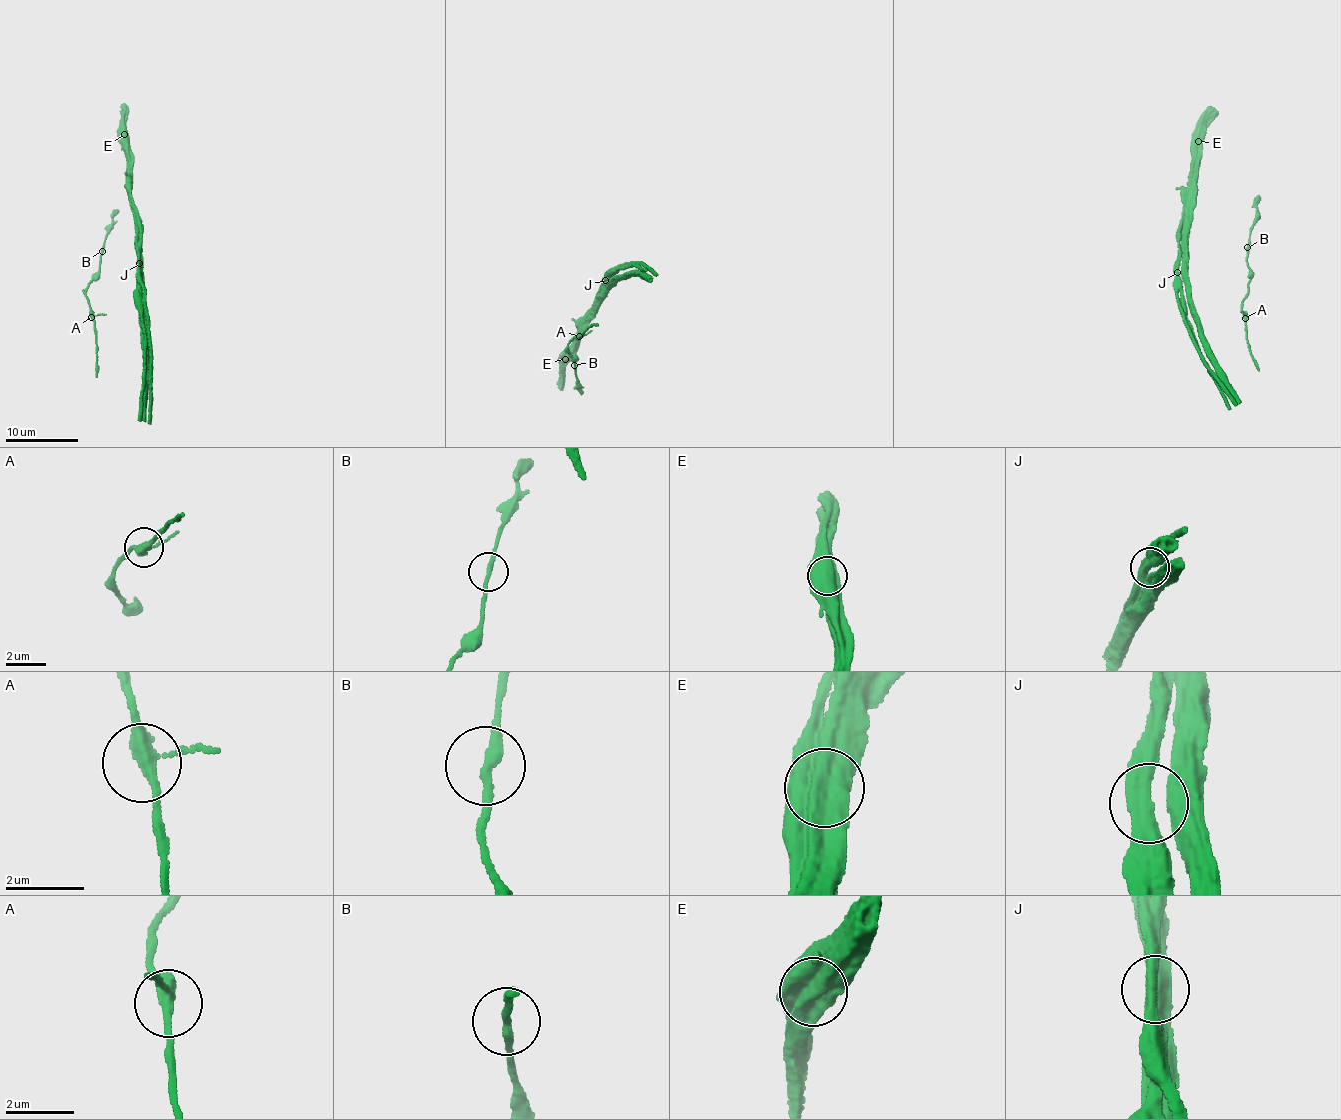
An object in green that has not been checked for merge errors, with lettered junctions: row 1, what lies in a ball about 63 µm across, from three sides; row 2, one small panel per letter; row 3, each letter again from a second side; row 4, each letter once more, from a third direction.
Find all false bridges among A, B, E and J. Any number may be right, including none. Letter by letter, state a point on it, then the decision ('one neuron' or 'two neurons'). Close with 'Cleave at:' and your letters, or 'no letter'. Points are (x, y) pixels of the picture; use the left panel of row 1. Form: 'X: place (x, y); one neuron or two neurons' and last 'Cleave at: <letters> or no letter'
A: place (91, 317); one neuron
B: place (102, 251); one neuron
E: place (124, 134); two neurons
J: place (139, 263); two neurons
Cleave at: E, J

